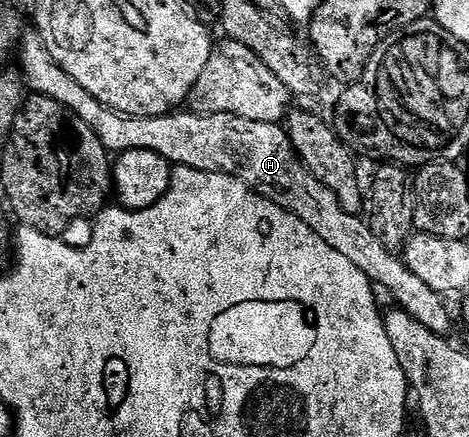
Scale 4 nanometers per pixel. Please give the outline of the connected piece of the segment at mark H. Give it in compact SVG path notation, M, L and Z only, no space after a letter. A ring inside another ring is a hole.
M38 33L31 35L23 42L19 50L18 69L23 81L34 93L44 94L57 104L69 108L82 122L101 140L101 144L109 152L125 150L144 150L157 152L172 167L184 166L197 168L205 172L228 174L247 185L247 189L255 190L265 200L293 212L329 248L337 248L341 256L347 257L376 287L388 290L396 298L398 309L412 314L418 322L425 324L434 334L446 335L451 326L451 318L447 315L444 299L425 280L413 276L406 262L398 253L387 249L377 236L373 236L370 225L360 215L345 212L337 200L337 196L325 184L317 180L309 172L309 168L300 160L299 155L291 147L291 137L282 125L273 122L245 120L232 114L192 114L190 112L172 112L146 118L145 116L128 116L111 110L101 100L93 100L73 76L69 76L55 61L53 56L43 47Z

